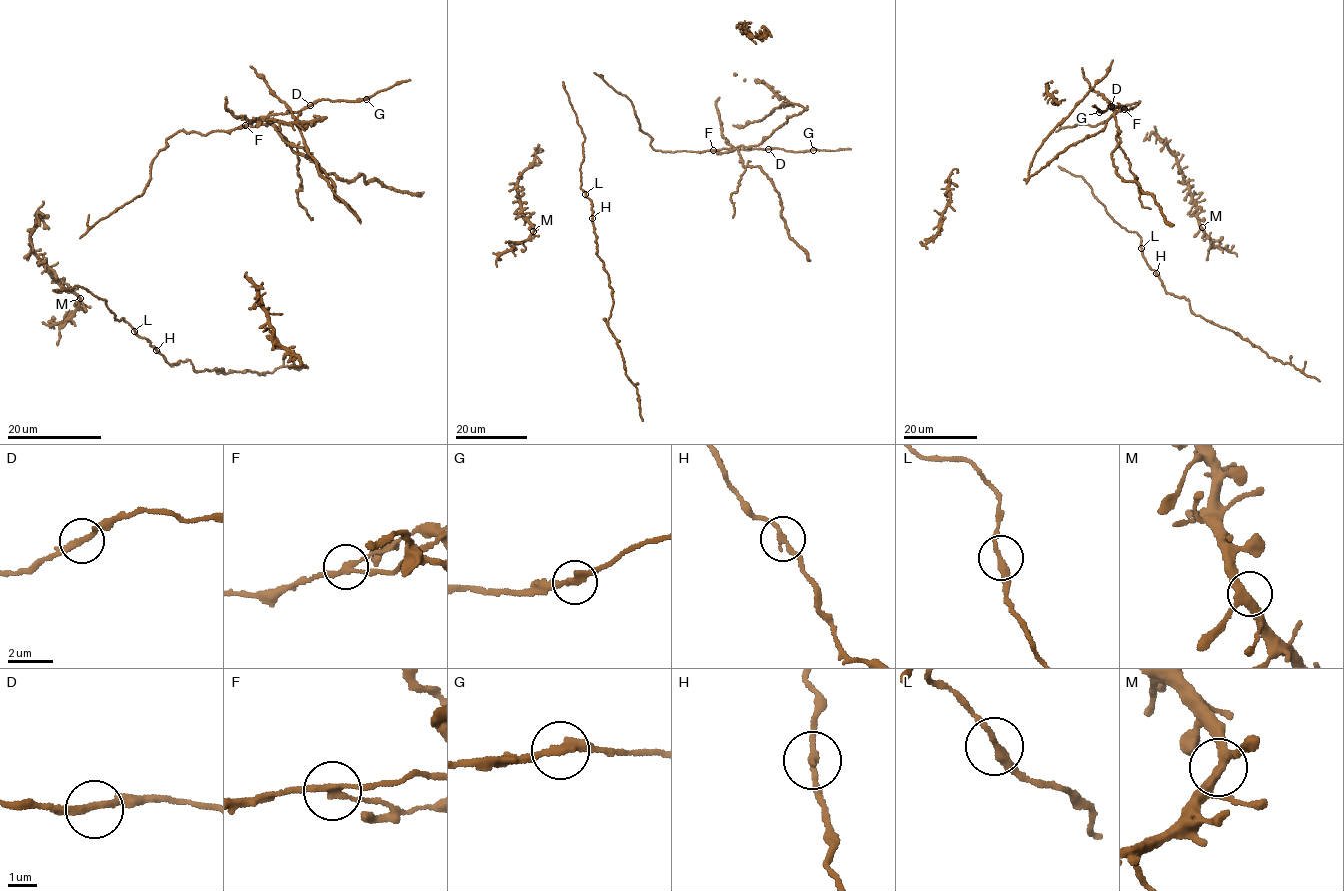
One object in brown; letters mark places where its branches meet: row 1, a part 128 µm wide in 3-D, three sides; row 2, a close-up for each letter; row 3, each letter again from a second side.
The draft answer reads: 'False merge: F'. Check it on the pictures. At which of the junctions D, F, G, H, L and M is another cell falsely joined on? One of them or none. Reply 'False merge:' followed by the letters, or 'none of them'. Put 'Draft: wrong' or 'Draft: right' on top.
Draft: right
False merge: F

